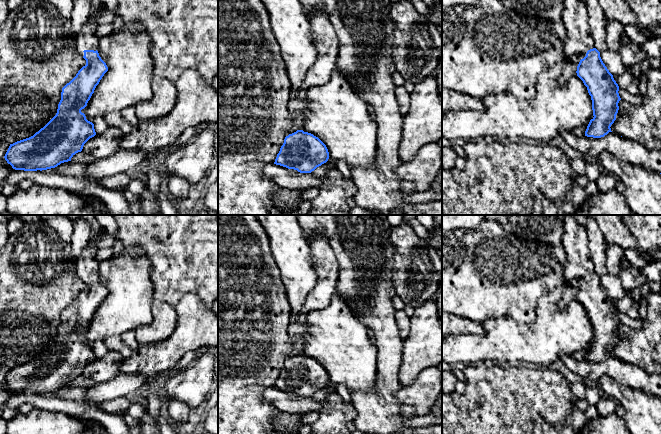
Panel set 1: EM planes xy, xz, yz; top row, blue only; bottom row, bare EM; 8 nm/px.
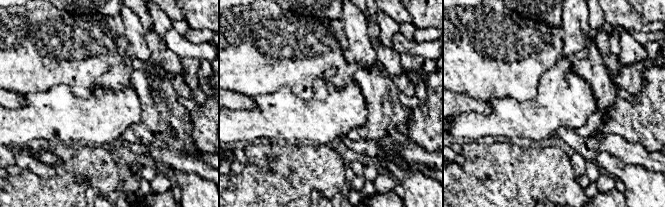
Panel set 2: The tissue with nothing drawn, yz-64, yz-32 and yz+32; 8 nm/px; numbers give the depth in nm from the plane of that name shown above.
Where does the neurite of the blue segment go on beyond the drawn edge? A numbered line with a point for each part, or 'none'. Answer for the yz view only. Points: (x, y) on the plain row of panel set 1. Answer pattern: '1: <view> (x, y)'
1: yz (575, 239)

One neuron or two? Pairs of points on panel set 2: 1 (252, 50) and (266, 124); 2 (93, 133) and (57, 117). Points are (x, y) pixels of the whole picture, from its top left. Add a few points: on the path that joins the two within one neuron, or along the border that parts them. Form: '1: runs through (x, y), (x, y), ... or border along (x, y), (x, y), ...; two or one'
1: border along (282, 86), (273, 92), (258, 94), (252, 98); two
2: runs through (84, 124), (80, 120), (66, 119); one

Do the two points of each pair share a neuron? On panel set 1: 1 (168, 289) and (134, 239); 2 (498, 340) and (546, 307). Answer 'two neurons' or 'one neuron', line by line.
1: one neuron
2: one neuron

